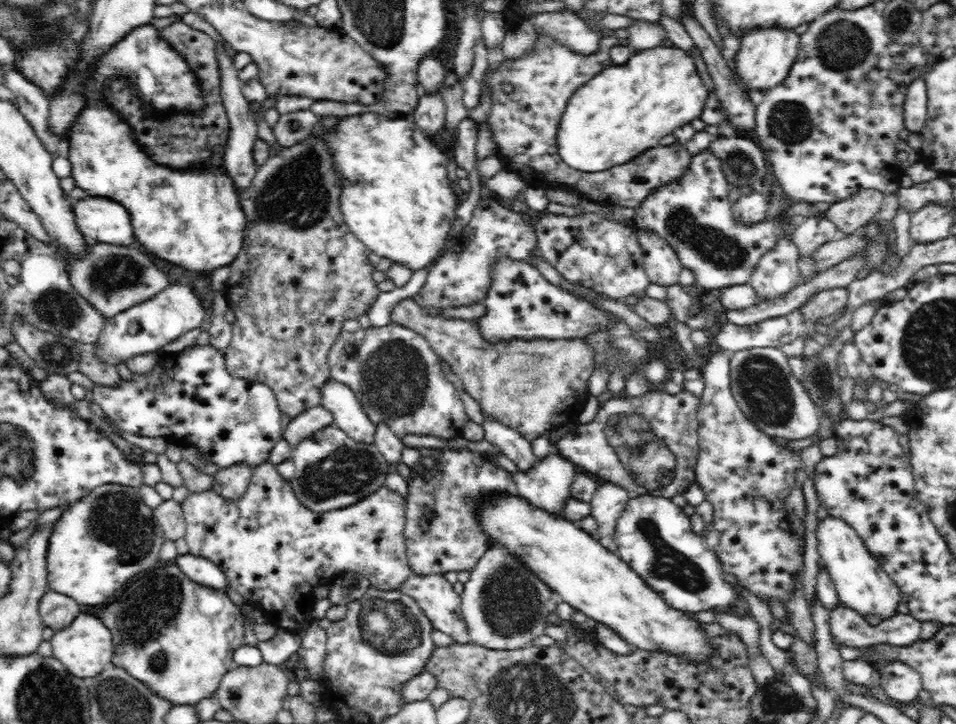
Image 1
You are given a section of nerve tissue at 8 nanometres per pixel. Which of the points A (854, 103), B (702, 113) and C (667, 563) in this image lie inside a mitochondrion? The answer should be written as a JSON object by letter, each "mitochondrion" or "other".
{"A":"other","B":"other","C":"mitochondrion"}

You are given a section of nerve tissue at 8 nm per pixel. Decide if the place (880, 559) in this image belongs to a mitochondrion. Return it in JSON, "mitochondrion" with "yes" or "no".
{"mitochondrion":"no"}

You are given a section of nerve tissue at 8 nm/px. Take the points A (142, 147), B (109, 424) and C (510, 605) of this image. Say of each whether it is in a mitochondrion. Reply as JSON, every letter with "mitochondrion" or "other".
{"A":"other","B":"other","C":"mitochondrion"}

